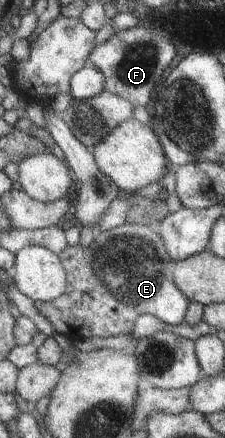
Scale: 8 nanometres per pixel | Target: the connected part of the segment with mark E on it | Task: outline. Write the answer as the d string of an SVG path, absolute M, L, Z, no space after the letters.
M124 222L96 233L85 247L78 243L66 246L58 258L65 272L65 287L59 297L46 302L33 303L40 316L52 325L54 333L62 333L70 342L90 336L110 338L132 331L134 322L142 314L150 314L160 322L176 326L183 322L189 300L175 287L171 279L173 262L166 254L163 240L150 225Z

